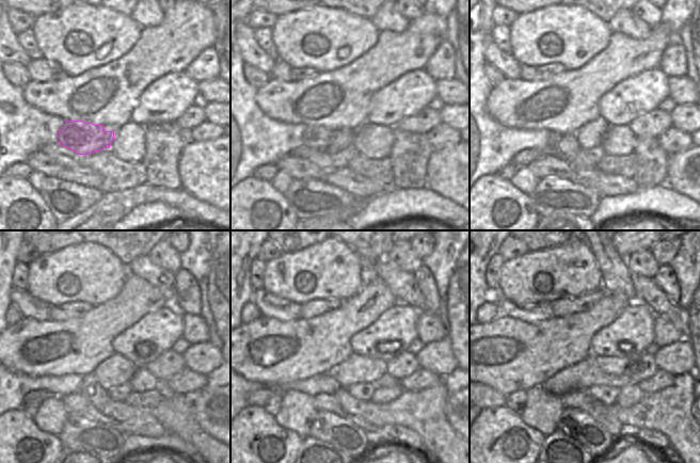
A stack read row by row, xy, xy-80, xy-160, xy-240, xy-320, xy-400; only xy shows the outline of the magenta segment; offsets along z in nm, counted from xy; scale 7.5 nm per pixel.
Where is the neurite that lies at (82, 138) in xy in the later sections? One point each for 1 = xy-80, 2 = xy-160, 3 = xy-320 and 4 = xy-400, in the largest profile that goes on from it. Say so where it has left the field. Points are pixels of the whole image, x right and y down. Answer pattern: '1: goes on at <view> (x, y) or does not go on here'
1: goes on at xy-80 (321, 139)
2: goes on at xy-160 (567, 146)
3: goes on at xy-320 (424, 411)
4: goes on at xy-400 (669, 411)

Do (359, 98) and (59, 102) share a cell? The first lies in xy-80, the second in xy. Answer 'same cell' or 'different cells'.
same cell

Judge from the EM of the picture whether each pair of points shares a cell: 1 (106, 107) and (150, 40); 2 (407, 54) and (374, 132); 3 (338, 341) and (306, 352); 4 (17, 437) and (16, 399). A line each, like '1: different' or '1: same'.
1: same
2: different
3: same
4: different

